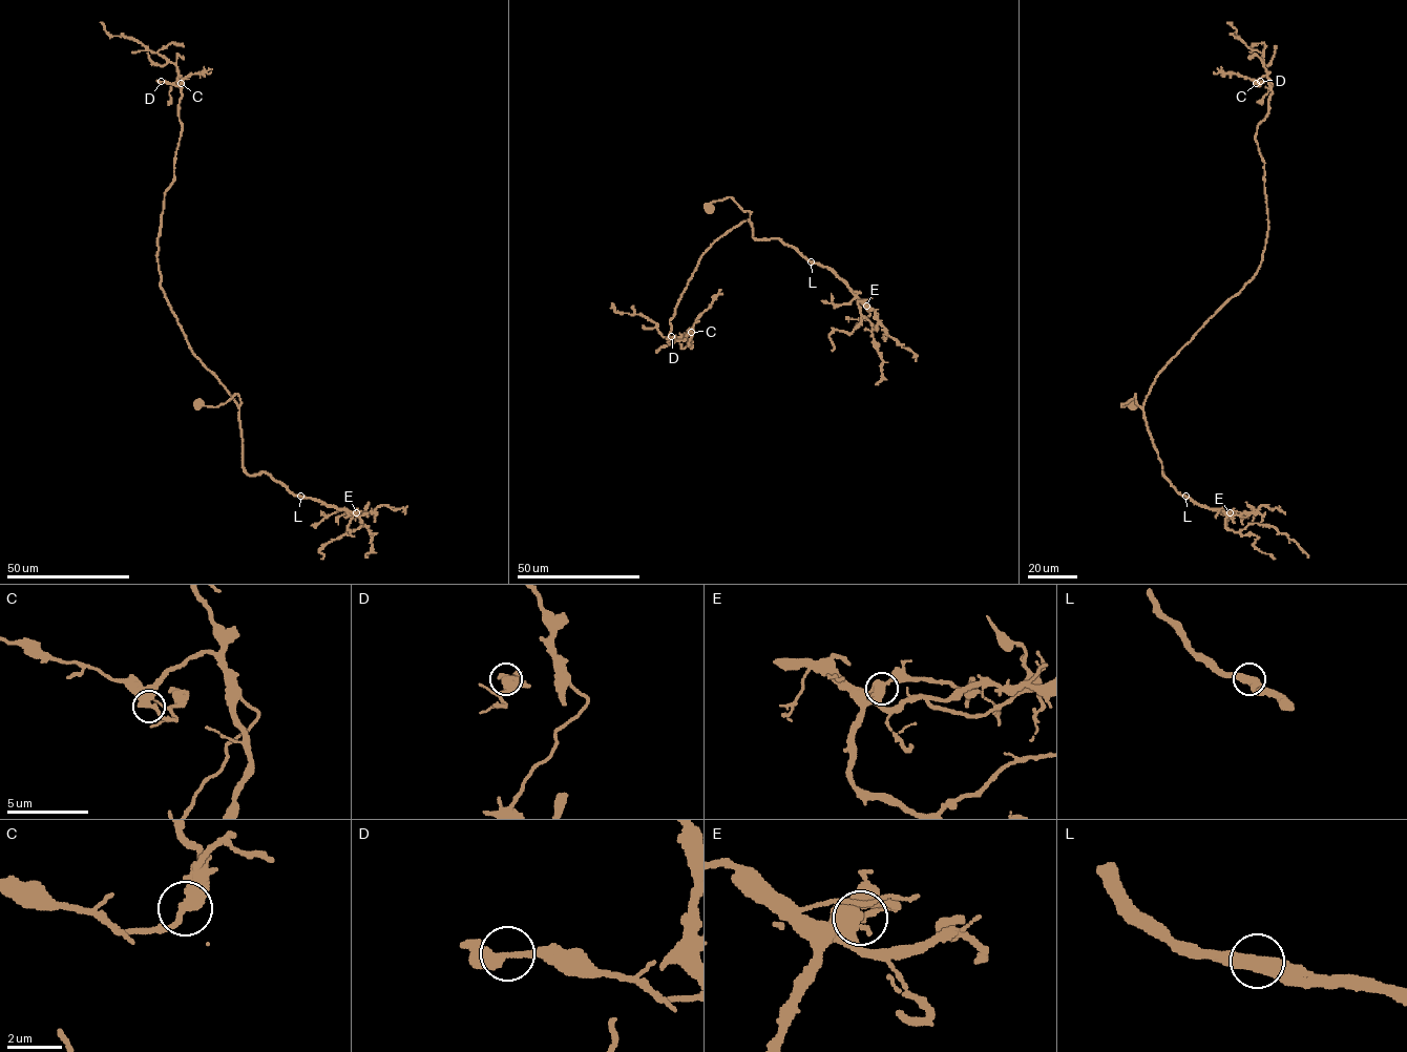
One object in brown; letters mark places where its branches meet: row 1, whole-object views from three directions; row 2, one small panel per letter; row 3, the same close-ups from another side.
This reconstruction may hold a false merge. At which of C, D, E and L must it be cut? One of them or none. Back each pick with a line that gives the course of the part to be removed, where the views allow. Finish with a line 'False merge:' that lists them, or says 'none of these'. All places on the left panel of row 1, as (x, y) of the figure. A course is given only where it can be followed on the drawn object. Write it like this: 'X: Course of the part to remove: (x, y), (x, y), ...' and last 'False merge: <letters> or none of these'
False merge: none of these

